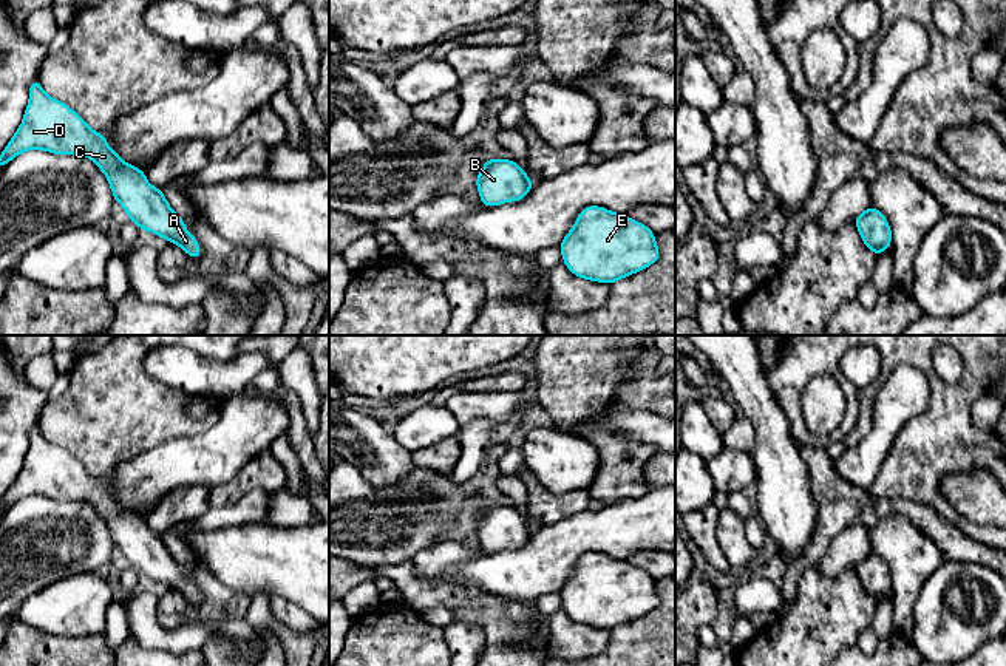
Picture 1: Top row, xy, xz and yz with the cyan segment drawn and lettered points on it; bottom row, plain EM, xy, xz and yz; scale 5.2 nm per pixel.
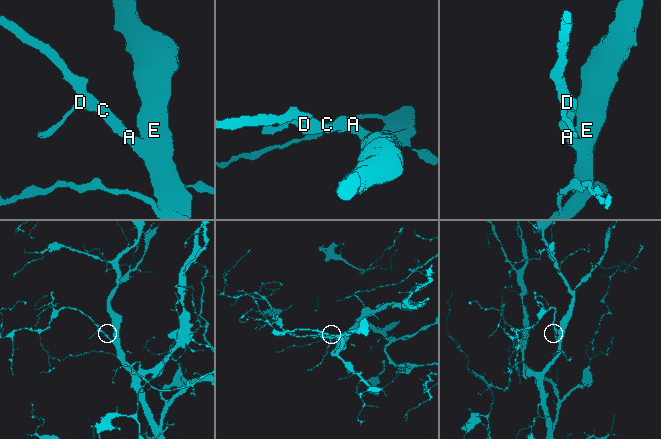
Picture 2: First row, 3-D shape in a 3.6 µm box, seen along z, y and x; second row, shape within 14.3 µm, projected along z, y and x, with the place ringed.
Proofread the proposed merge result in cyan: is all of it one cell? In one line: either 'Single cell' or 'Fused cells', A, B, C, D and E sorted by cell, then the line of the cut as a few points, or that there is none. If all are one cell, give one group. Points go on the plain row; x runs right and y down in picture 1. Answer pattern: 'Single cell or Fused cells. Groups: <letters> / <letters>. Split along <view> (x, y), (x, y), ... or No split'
Single cell. Groups: A B C D E. No split

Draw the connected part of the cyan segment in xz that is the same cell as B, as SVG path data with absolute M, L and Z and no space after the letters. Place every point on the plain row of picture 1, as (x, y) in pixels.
M485 505L476 522L481 549L485 553L521 547L532 536L533 527L510 505Z

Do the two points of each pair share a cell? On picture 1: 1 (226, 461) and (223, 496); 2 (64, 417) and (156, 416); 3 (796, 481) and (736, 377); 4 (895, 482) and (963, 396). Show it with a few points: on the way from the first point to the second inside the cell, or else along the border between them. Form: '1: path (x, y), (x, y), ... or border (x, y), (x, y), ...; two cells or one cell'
1: border (251, 459), (227, 481), (218, 482), (210, 489); two cells
2: path (87, 417), (133, 416); one cell
3: path (778, 455), (773, 428), (757, 404); one cell
4: path (917, 461), (944, 431), (948, 417); one cell

